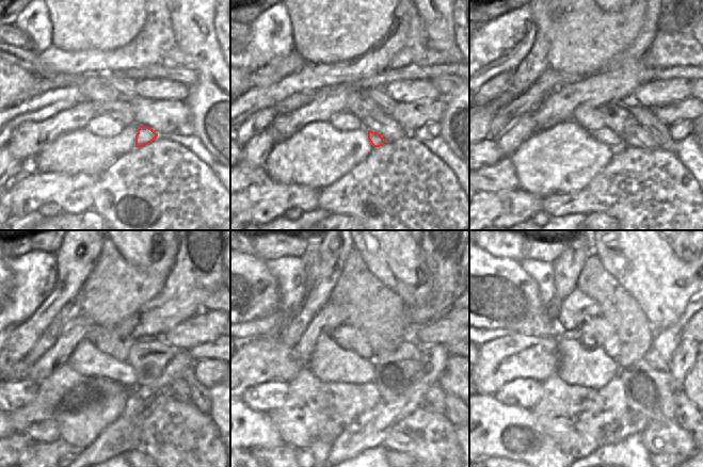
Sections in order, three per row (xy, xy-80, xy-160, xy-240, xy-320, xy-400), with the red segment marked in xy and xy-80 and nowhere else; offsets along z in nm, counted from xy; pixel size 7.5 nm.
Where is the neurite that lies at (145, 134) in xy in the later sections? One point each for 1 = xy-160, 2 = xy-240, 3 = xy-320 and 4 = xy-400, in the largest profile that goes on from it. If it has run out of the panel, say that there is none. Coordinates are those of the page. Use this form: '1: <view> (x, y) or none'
1: xy-160 (604, 134)
2: xy-240 (86, 359)
3: xy-320 (329, 363)
4: xy-400 (578, 366)

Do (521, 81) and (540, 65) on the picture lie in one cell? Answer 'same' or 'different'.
same

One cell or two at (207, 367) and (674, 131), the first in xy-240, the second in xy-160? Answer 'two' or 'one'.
one

